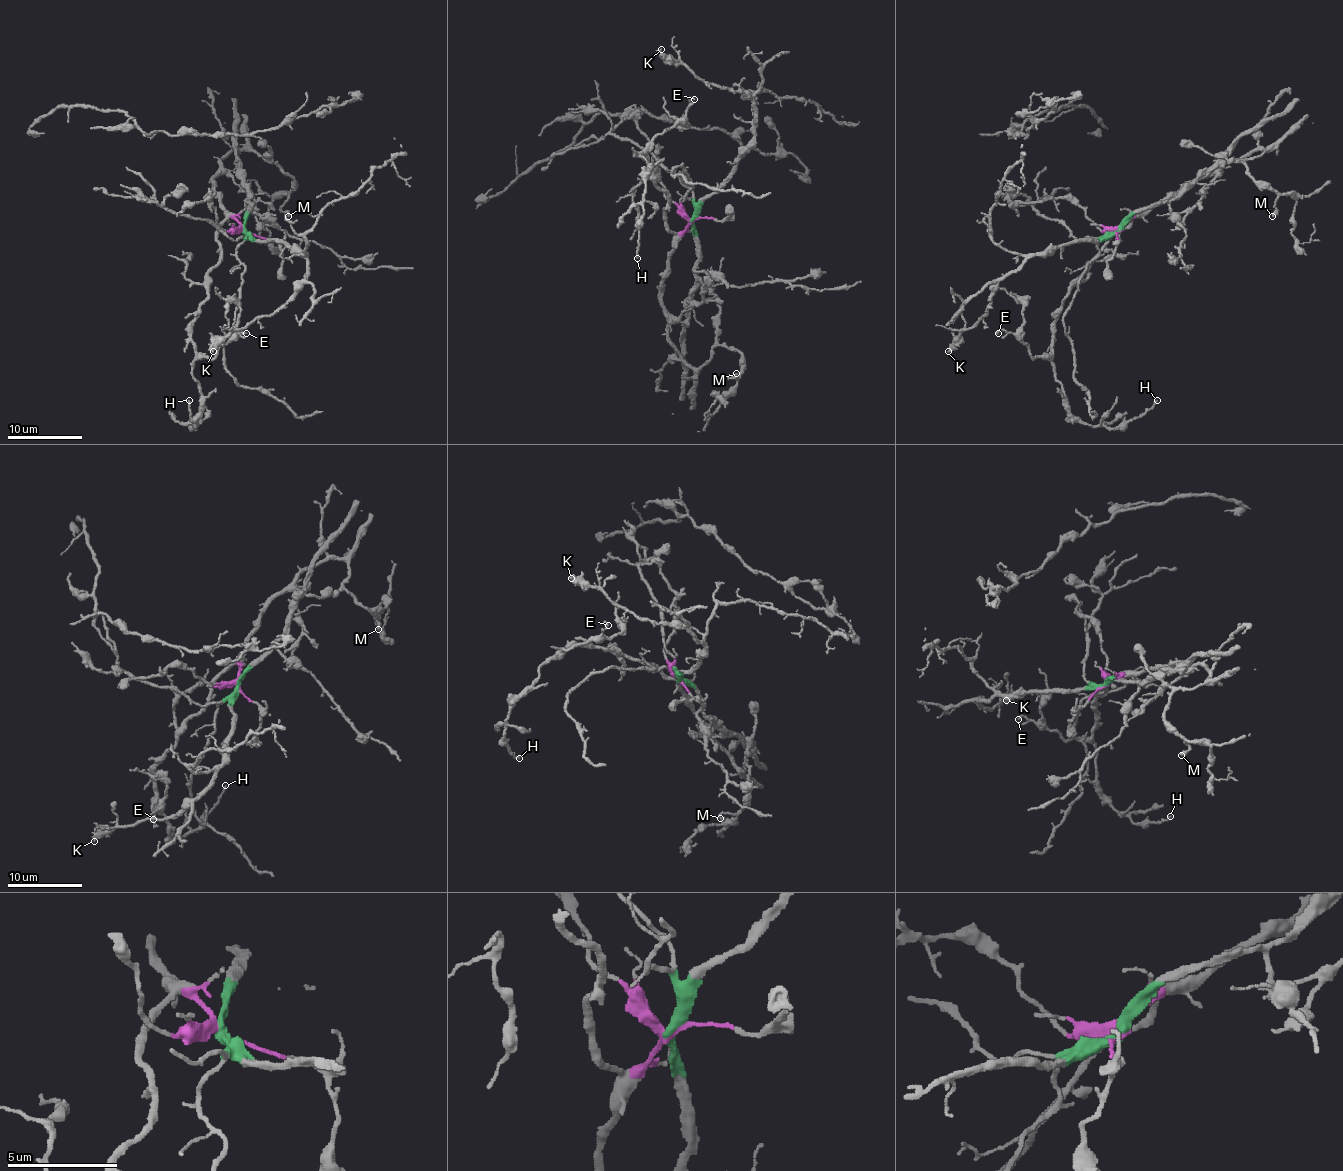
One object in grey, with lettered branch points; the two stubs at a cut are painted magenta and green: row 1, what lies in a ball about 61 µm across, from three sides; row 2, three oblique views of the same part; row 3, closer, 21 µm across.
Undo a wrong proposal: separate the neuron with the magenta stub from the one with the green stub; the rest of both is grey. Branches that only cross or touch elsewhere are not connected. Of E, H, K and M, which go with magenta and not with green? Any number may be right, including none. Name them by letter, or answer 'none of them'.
E, H, M

